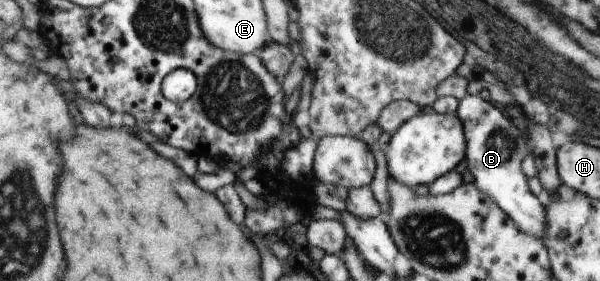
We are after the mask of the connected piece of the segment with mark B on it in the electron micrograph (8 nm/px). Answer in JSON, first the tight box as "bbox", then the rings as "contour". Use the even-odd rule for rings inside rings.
{"bbox":[457,94,547,241],"contour":[[[479,94],[466,95],[458,101],[457,117],[463,121],[467,137],[467,168],[473,176],[475,188],[495,201],[508,216],[515,221],[520,231],[529,233],[544,241],[547,234],[547,209],[543,198],[537,197],[527,187],[527,177],[521,171],[523,155],[527,153],[527,143],[523,145],[523,133],[513,121],[507,119],[491,101],[481,99]]]}

